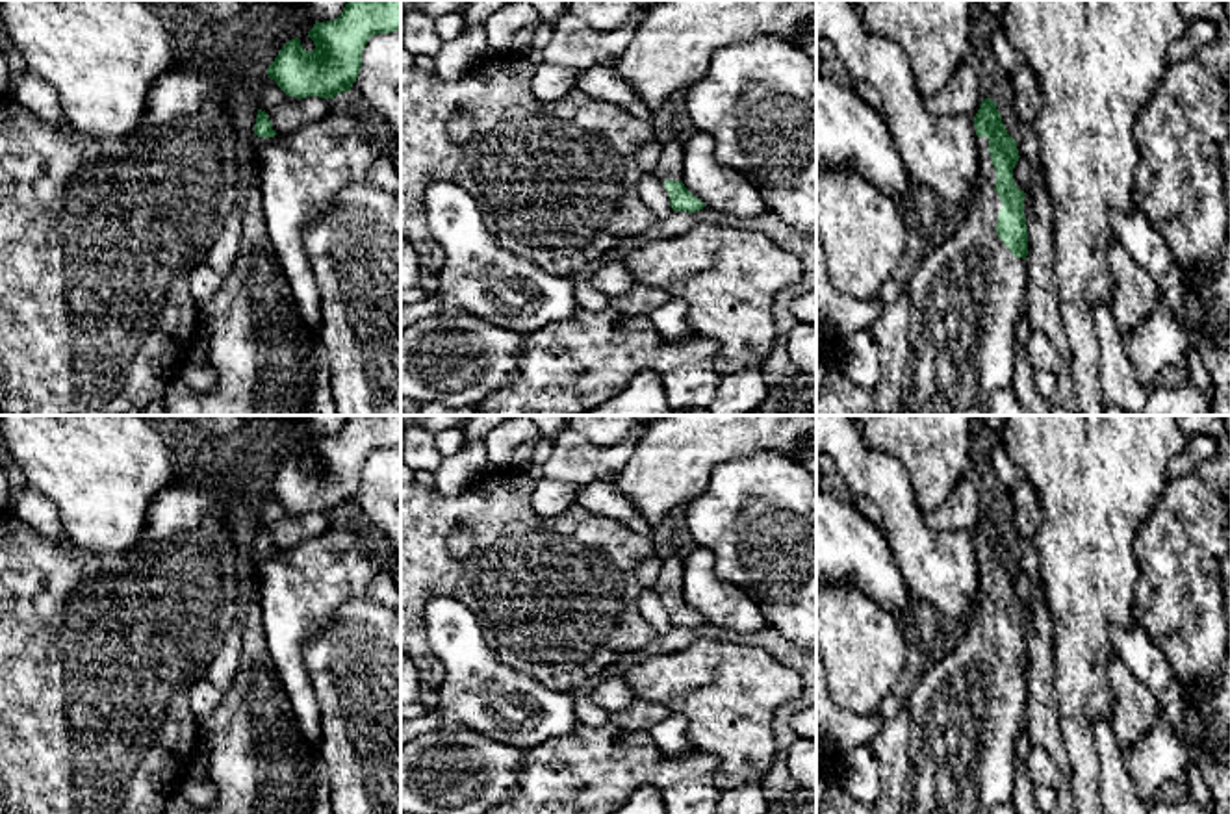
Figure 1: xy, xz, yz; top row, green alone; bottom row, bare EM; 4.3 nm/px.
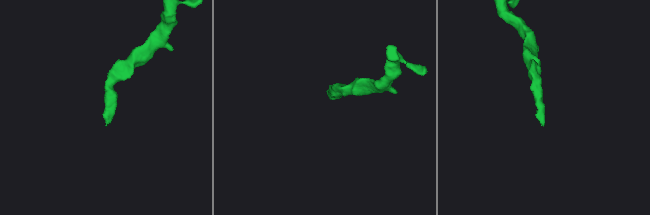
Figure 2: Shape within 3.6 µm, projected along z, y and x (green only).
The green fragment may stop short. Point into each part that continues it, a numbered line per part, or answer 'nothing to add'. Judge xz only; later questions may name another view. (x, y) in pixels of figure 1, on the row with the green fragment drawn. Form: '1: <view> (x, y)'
1: xz (670, 164)

